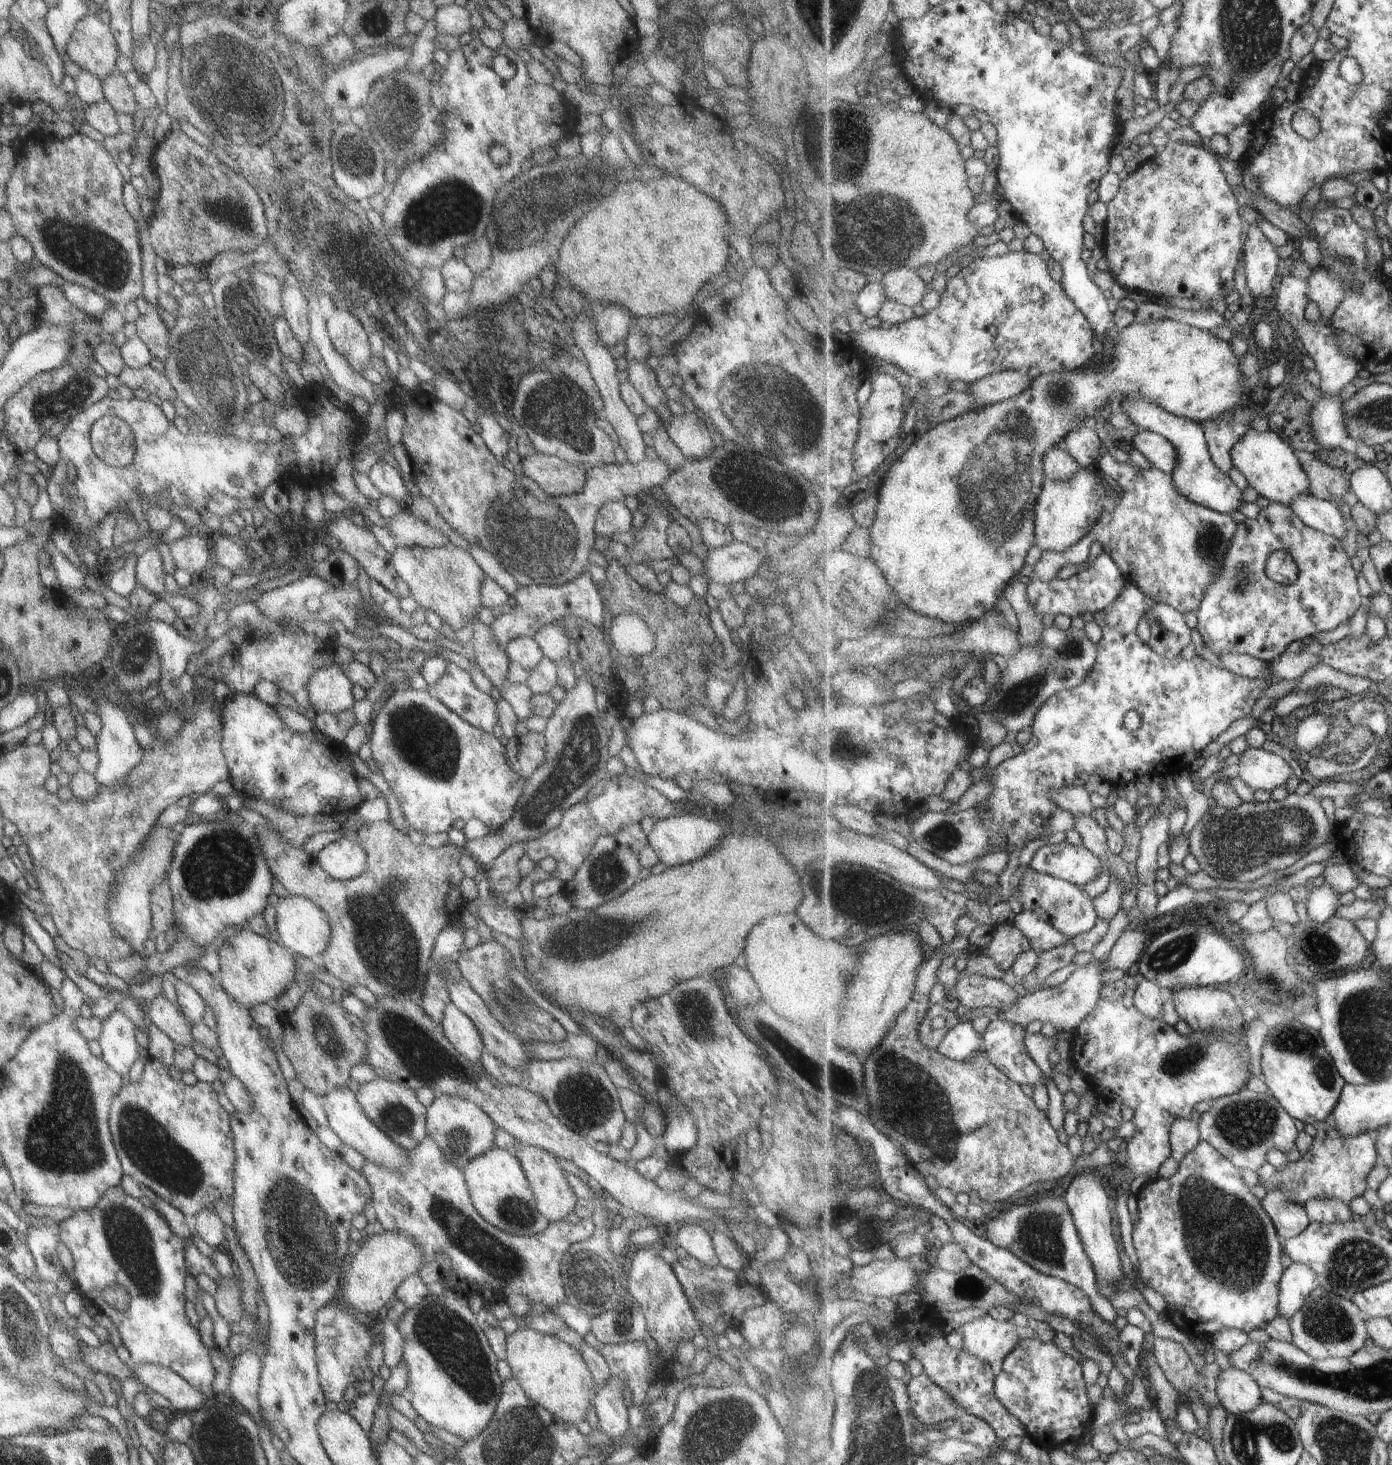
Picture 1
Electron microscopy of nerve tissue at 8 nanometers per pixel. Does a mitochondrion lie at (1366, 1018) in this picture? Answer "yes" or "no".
yes

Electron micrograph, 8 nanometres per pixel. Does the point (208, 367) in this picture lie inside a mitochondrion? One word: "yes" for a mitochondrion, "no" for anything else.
yes

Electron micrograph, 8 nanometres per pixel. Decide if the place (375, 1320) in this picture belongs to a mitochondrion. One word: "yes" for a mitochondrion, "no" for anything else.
no

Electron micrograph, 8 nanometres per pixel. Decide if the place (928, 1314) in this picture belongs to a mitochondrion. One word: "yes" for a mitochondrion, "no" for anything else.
no

